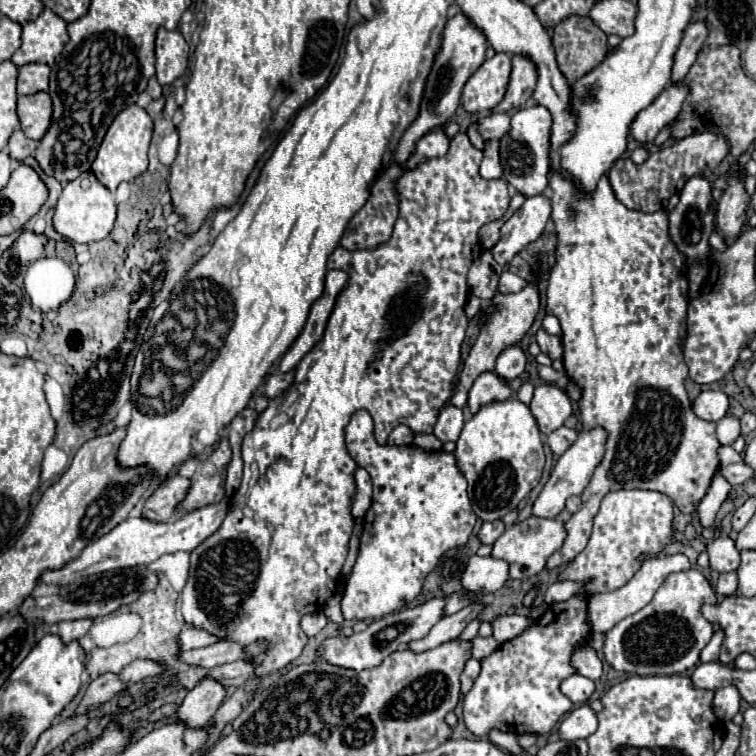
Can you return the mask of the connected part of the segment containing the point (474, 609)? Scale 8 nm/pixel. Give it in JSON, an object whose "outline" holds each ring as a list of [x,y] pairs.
{"outline":[[[473,602],[469,606],[465,606],[463,610],[451,614],[451,616],[445,616],[441,622],[437,622],[431,632],[423,638],[423,640],[415,640],[415,642],[409,642],[409,648],[413,652],[425,652],[429,648],[435,648],[447,640],[455,640],[459,638],[459,634],[465,630],[465,626],[475,620],[481,612],[485,610],[485,604],[483,602]]]}

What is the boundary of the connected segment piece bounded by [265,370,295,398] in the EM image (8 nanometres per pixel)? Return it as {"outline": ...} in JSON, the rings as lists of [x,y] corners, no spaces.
{"outline":[[[285,372],[285,374],[275,374],[267,380],[265,384],[265,396],[271,398],[271,396],[279,396],[279,392],[283,392],[285,388],[289,388],[293,384],[293,376],[295,372]]]}

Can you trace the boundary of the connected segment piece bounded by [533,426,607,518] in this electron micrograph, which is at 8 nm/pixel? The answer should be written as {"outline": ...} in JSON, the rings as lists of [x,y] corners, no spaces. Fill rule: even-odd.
{"outline":[[[597,426],[591,430],[581,430],[575,444],[557,460],[555,468],[551,470],[551,476],[547,480],[547,484],[543,486],[539,498],[533,504],[533,516],[541,516],[541,518],[555,518],[563,508],[565,508],[565,500],[569,496],[579,496],[585,486],[589,484],[593,470],[597,468],[597,464],[603,460],[605,454],[605,440],[607,440],[607,432],[605,428]]]}

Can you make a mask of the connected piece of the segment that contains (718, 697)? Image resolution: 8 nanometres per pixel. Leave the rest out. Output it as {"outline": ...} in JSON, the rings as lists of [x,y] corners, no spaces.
{"outline":[[[725,686],[715,692],[713,700],[713,712],[719,716],[719,720],[731,720],[741,706],[741,694],[735,686]]]}

